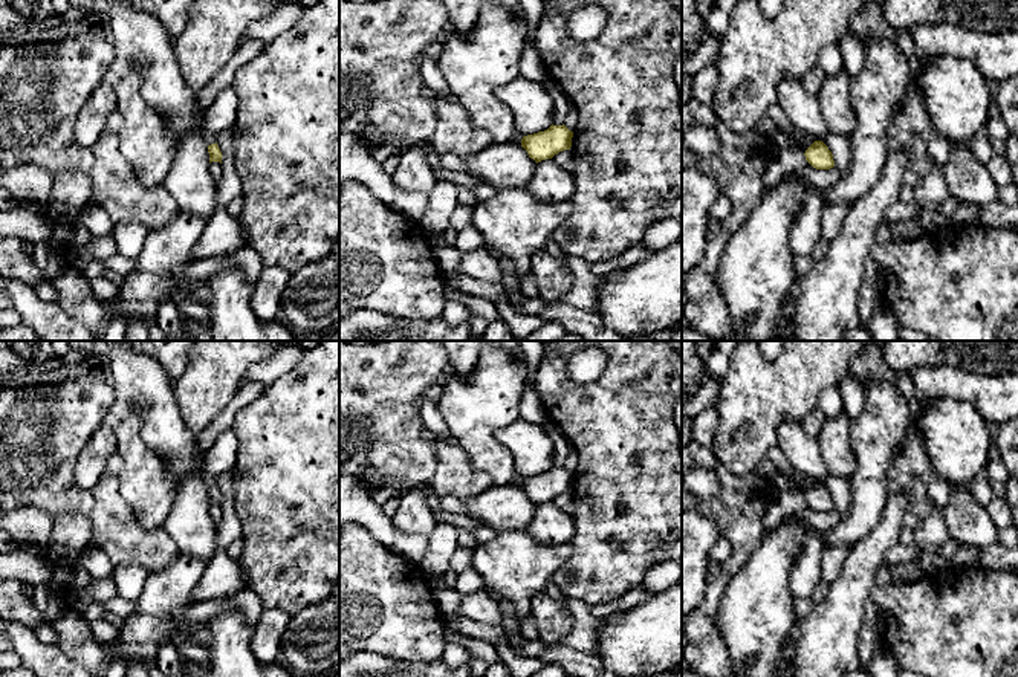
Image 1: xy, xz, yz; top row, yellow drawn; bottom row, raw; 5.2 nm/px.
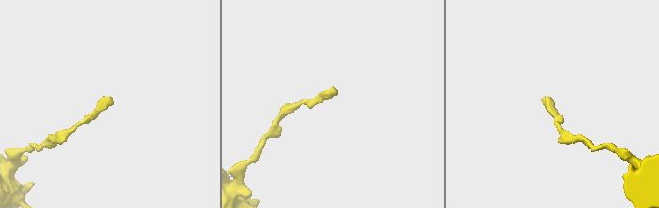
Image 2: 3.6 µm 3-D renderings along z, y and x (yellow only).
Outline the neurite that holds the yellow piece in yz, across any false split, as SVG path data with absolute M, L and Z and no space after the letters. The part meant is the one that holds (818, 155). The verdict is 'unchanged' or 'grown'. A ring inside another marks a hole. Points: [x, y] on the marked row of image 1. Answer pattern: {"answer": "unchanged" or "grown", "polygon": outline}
{"answer": "unchanged", "polygon": "M815 141L804 153L806 160L816 170L835 167L833 154L822 141Z"}

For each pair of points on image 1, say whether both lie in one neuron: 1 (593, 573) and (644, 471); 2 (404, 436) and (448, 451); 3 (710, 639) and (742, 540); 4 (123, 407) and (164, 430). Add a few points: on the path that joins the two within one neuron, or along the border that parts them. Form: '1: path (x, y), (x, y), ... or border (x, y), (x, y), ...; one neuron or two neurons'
1: path (612, 547), (621, 517), (632, 497); one neuron
2: border (434, 442), (436, 469), (428, 482); two neurons
3: path (710, 615), (716, 581), (732, 564); one neuron
4: path (136, 398), (149, 398), (159, 408), (161, 414); one neuron

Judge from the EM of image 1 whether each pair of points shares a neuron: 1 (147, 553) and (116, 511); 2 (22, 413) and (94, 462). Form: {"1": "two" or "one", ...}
{"1": "one", "2": "two"}

